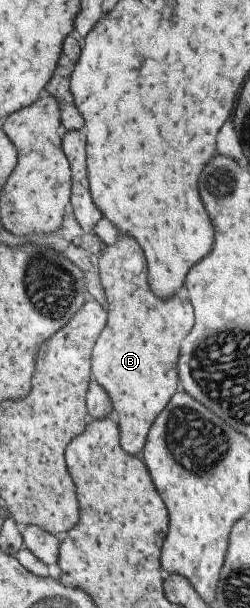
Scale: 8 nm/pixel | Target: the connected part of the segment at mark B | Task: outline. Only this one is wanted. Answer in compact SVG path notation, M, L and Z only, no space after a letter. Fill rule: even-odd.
M118 235L112 245L102 248L98 275L108 303L108 315L92 347L90 373L112 401L122 451L134 455L142 449L154 418L176 391L178 345L192 327L192 307L176 295L170 301L154 299L146 283L144 257L132 237Z

